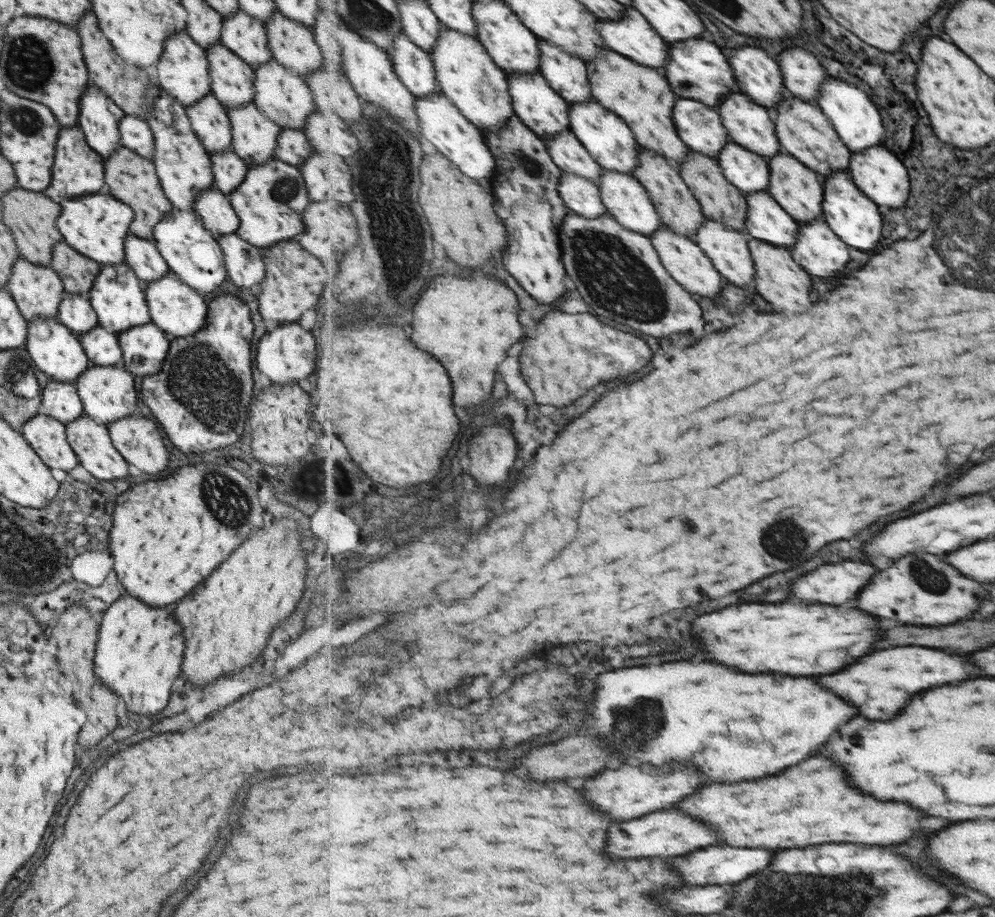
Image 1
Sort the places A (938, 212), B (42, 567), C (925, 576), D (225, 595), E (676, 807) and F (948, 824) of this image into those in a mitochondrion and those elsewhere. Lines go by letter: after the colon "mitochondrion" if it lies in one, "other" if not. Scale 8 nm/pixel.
A: mitochondrion
B: mitochondrion
C: mitochondrion
D: other
E: other
F: other

